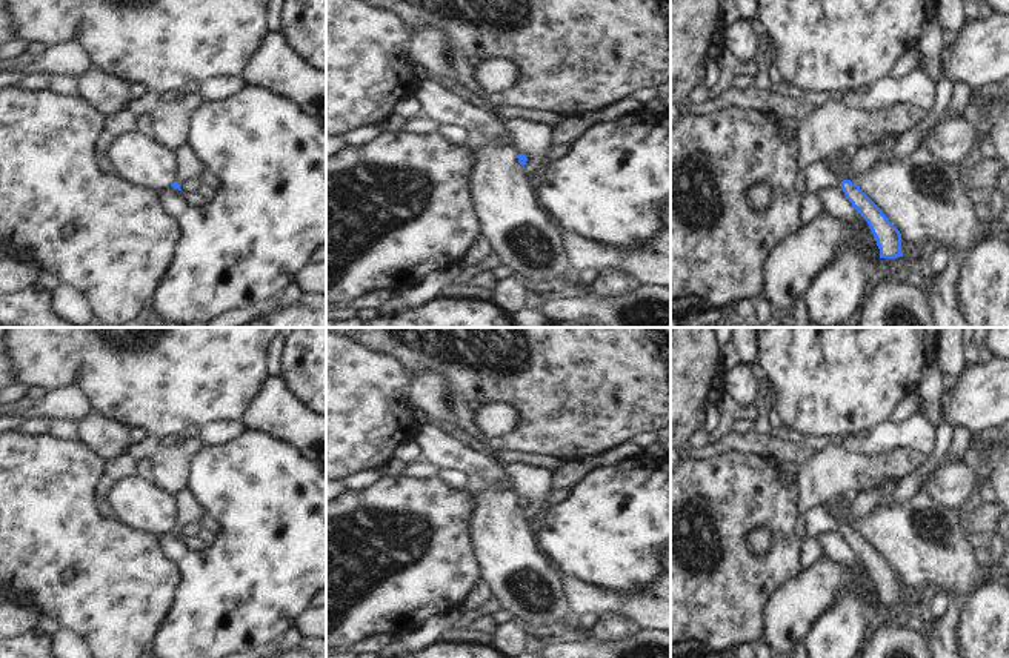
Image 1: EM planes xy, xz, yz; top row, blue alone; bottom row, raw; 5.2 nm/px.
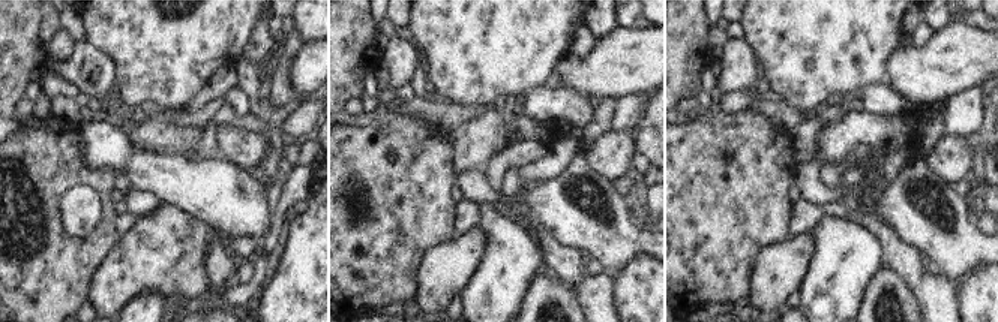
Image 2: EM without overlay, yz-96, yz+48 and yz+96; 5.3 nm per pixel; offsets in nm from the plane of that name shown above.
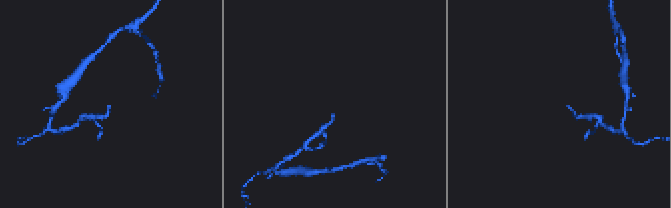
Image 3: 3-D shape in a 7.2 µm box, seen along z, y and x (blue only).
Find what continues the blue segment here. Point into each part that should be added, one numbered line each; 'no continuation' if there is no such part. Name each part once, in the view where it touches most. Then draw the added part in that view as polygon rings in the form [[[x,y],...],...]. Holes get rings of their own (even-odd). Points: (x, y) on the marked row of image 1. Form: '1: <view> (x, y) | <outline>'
1: yz (845, 154) | [[[881,129],[875,132],[867,132],[864,138],[861,138],[852,149],[843,148],[838,151],[838,180],[840,188],[843,180],[851,180],[847,175],[847,161],[851,160],[852,154],[860,149],[861,146],[881,143],[887,138],[889,132]]]

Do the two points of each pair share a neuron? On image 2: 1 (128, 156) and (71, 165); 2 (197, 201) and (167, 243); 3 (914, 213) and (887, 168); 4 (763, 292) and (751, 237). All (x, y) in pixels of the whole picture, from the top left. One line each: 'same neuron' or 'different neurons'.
1: different neurons
2: different neurons
3: different neurons
4: different neurons

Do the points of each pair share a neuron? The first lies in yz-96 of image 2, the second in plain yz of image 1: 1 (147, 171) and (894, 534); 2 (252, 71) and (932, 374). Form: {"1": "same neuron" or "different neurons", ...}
{"1": "same neuron", "2": "same neuron"}

